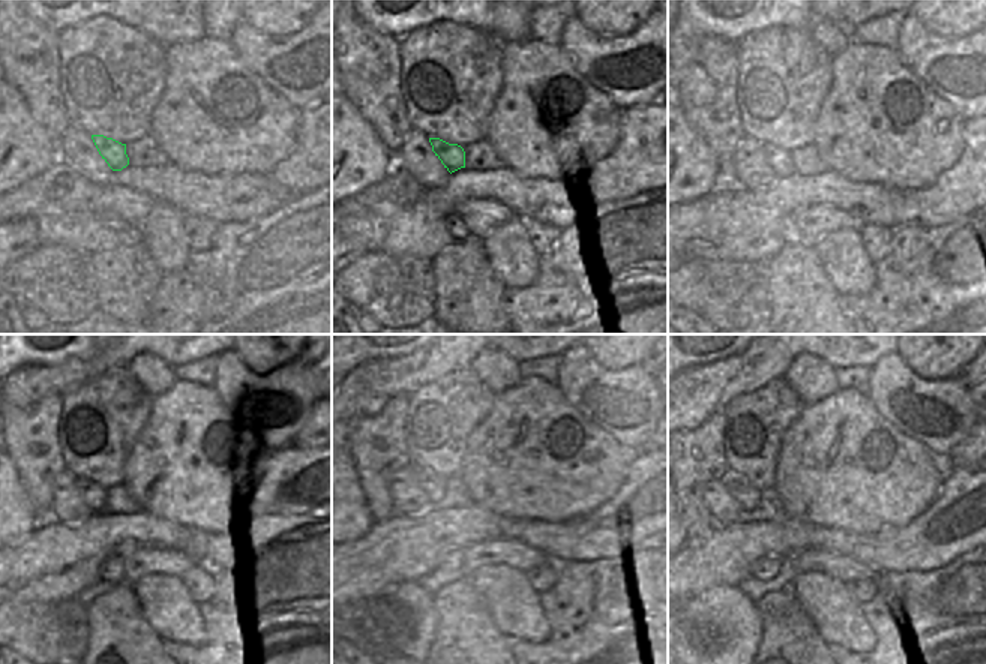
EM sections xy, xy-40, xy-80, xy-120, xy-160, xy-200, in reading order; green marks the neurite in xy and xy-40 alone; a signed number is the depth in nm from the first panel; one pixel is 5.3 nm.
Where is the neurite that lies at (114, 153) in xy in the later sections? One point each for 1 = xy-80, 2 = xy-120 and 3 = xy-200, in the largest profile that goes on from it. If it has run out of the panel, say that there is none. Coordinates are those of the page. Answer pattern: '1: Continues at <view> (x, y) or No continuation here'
1: Continues at xy-80 (781, 161)
2: Continues at xy-120 (95, 496)
3: Continues at xy-200 (748, 496)

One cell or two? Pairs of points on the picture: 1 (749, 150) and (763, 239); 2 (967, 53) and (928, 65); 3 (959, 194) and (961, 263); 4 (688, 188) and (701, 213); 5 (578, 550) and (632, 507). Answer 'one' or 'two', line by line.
1: two
2: one
3: two
4: two
5: one

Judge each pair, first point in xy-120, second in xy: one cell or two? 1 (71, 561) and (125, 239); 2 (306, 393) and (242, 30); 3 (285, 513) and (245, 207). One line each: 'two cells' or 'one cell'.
1: one cell
2: one cell
3: two cells

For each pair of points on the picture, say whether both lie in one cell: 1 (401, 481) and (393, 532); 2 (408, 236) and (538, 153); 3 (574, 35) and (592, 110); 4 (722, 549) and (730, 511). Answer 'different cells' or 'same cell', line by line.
1: different cells
2: different cells
3: different cells
4: different cells

